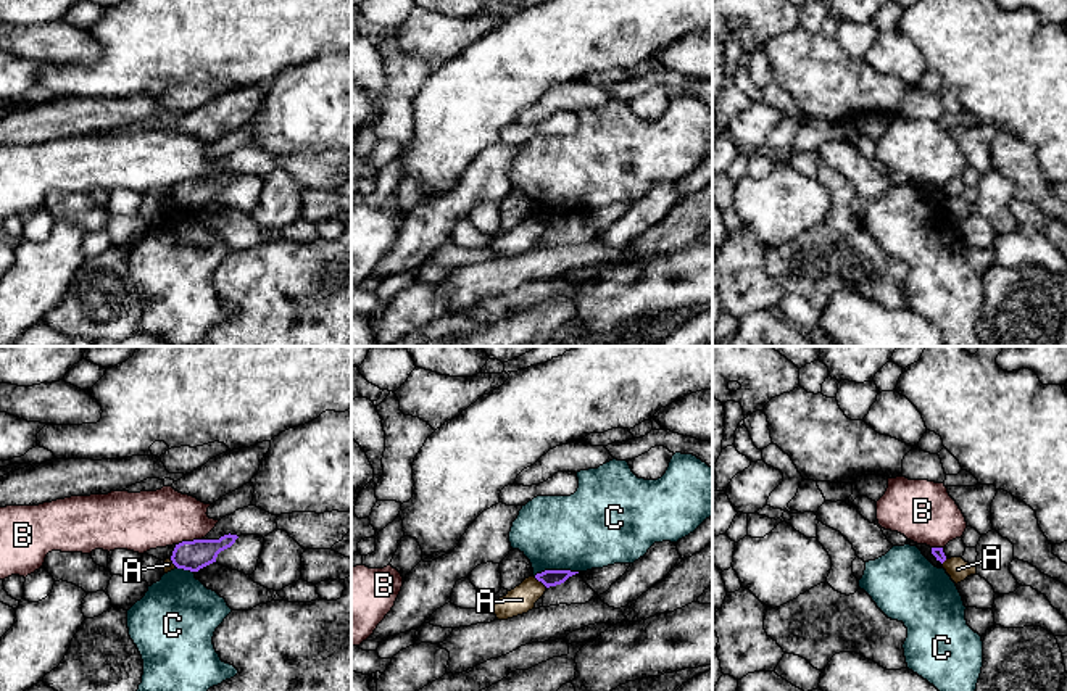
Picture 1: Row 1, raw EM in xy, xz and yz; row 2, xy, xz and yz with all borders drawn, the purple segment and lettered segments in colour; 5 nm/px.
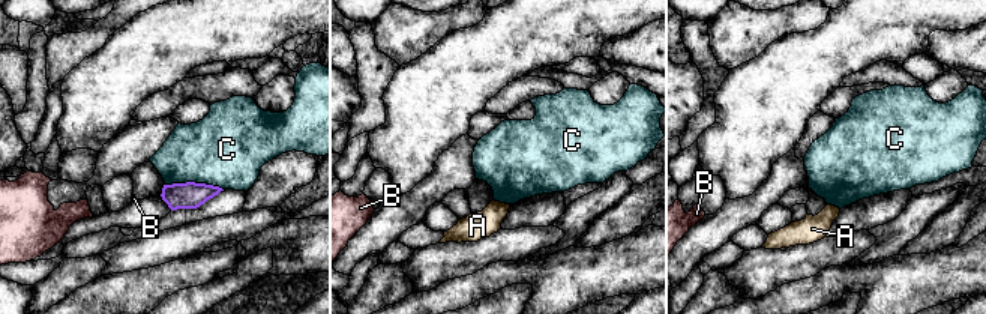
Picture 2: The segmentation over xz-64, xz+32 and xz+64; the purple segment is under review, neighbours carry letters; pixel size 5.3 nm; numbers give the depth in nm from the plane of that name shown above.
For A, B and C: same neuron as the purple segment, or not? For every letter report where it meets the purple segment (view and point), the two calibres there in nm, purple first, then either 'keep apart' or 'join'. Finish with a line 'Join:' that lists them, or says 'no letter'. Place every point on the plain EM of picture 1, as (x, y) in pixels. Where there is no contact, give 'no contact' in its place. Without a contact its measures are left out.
A: meets purple in xz at (540, 219); 80 nm thick on the purple side, 140 nm on the other; keep apart
B: meets purple in xy at (187, 181); 150 nm thick on the purple side, 300 nm on the other; keep apart
C: meets purple in xz at (555, 210); 80 nm thick on the purple side, 380 nm on the other; keep apart
Join: no letter

